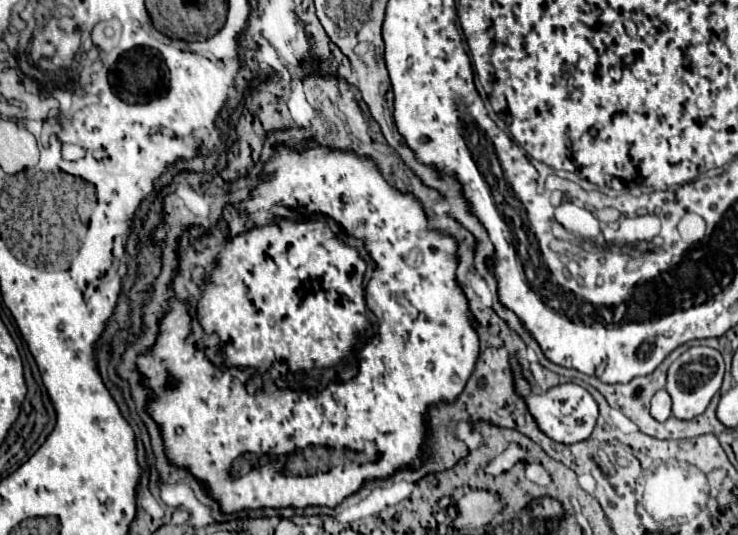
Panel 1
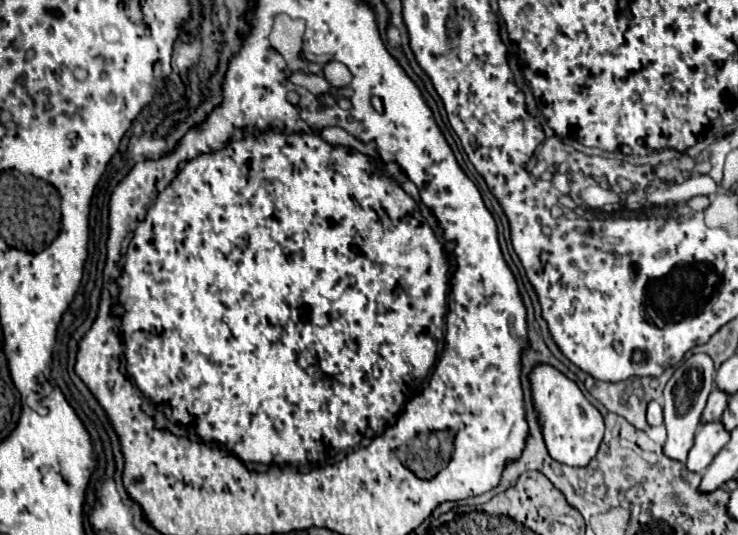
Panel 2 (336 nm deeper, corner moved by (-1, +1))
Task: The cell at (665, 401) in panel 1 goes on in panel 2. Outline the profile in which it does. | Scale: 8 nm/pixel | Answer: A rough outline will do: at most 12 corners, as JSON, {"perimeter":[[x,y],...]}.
{"perimeter":[[648,403],[646,419],[652,427],[662,425],[662,405]]}

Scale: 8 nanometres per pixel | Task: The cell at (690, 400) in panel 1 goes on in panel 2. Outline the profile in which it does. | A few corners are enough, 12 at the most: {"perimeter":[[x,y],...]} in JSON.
{"perimeter":[[692,355],[664,387],[664,455],[686,461],[714,363]]}

